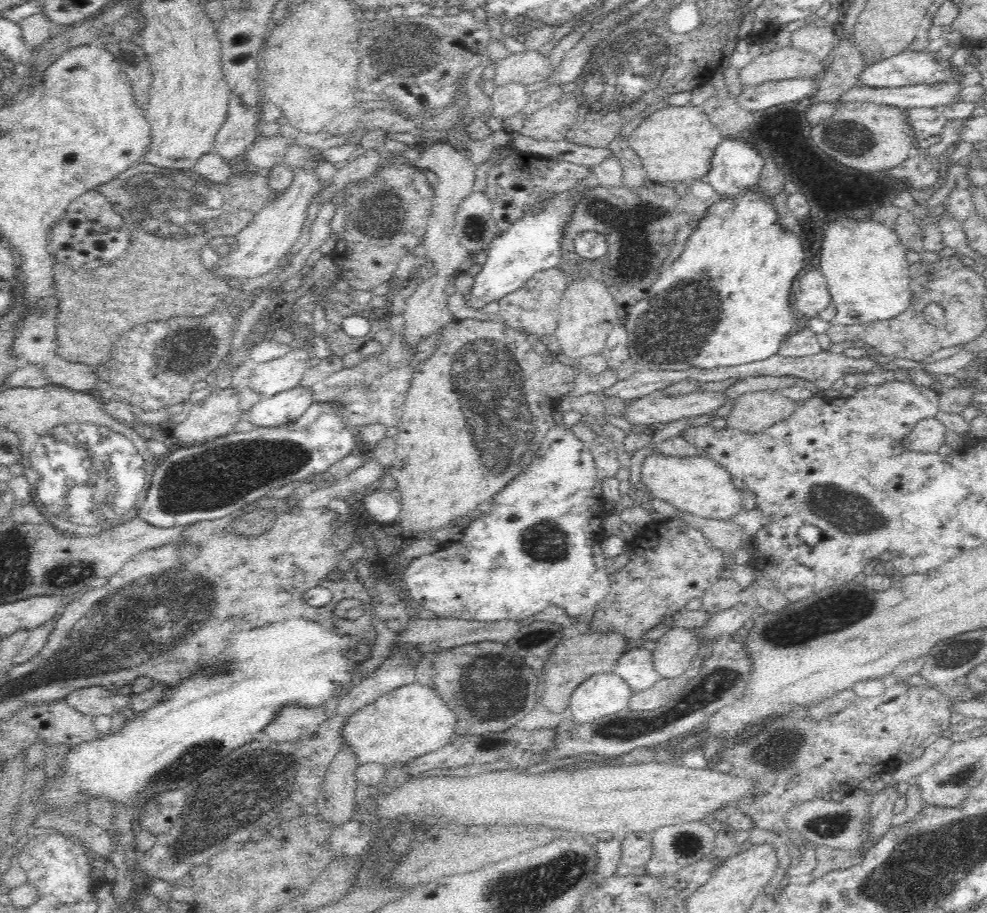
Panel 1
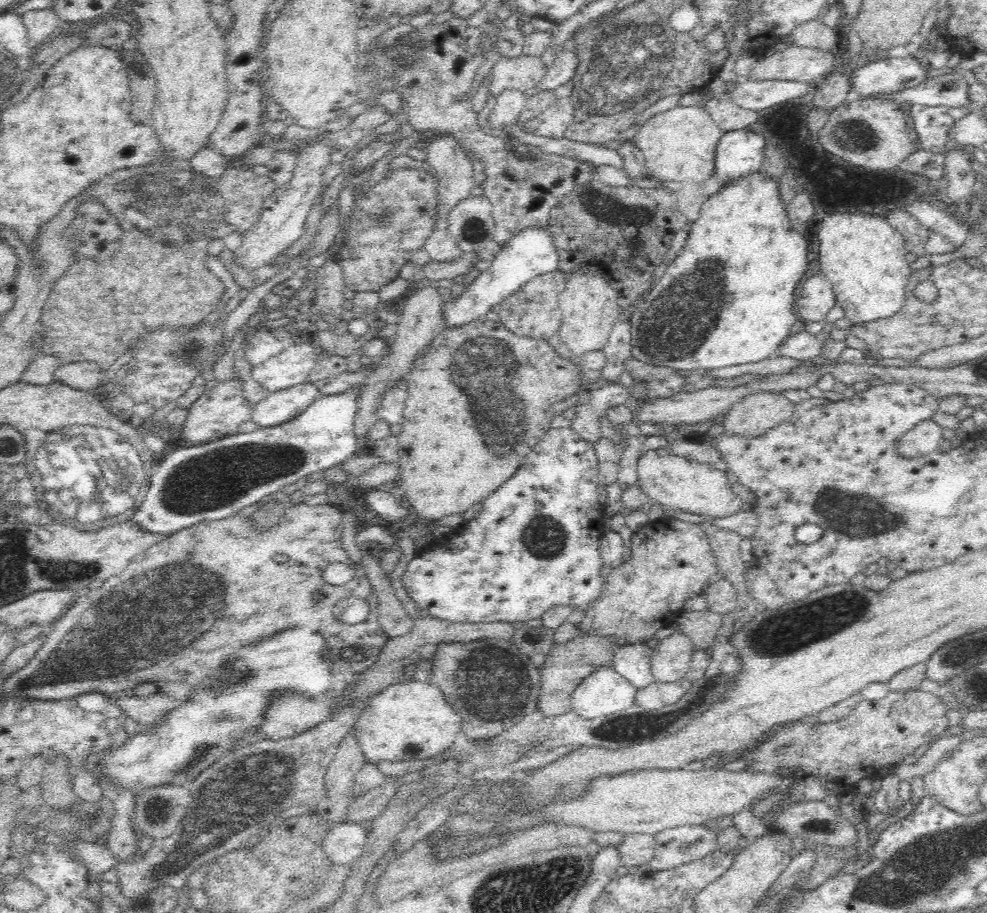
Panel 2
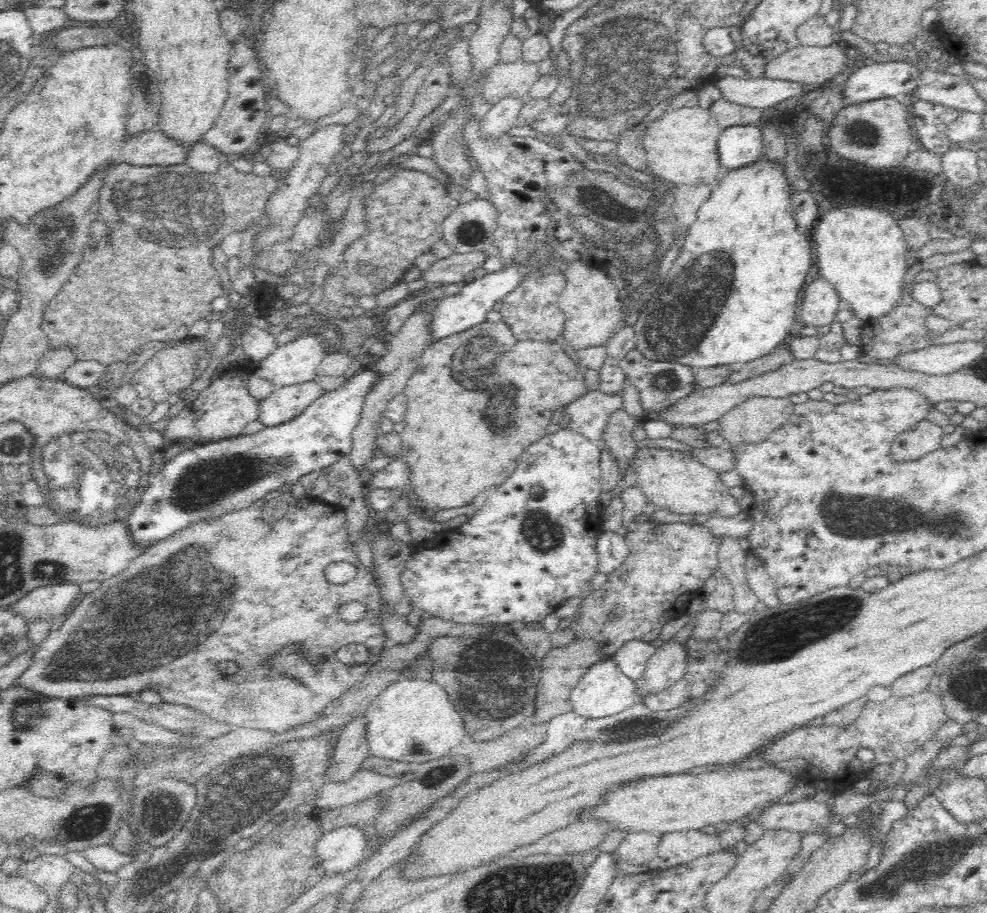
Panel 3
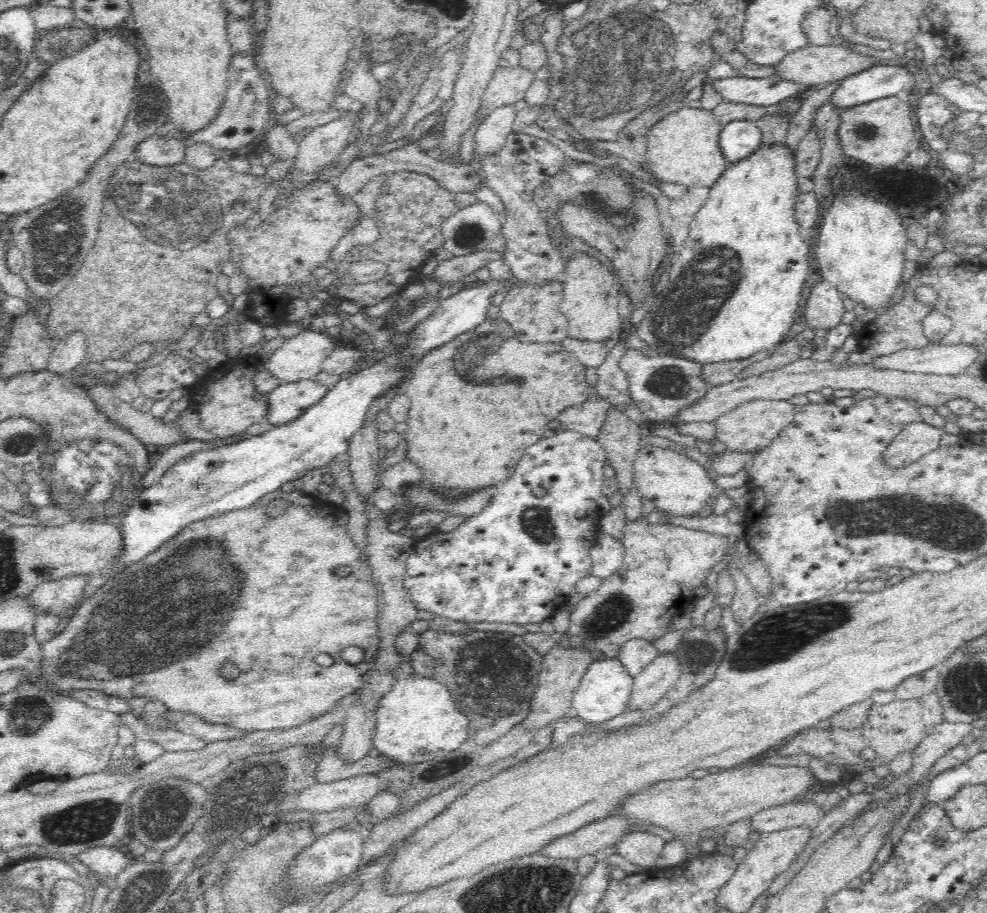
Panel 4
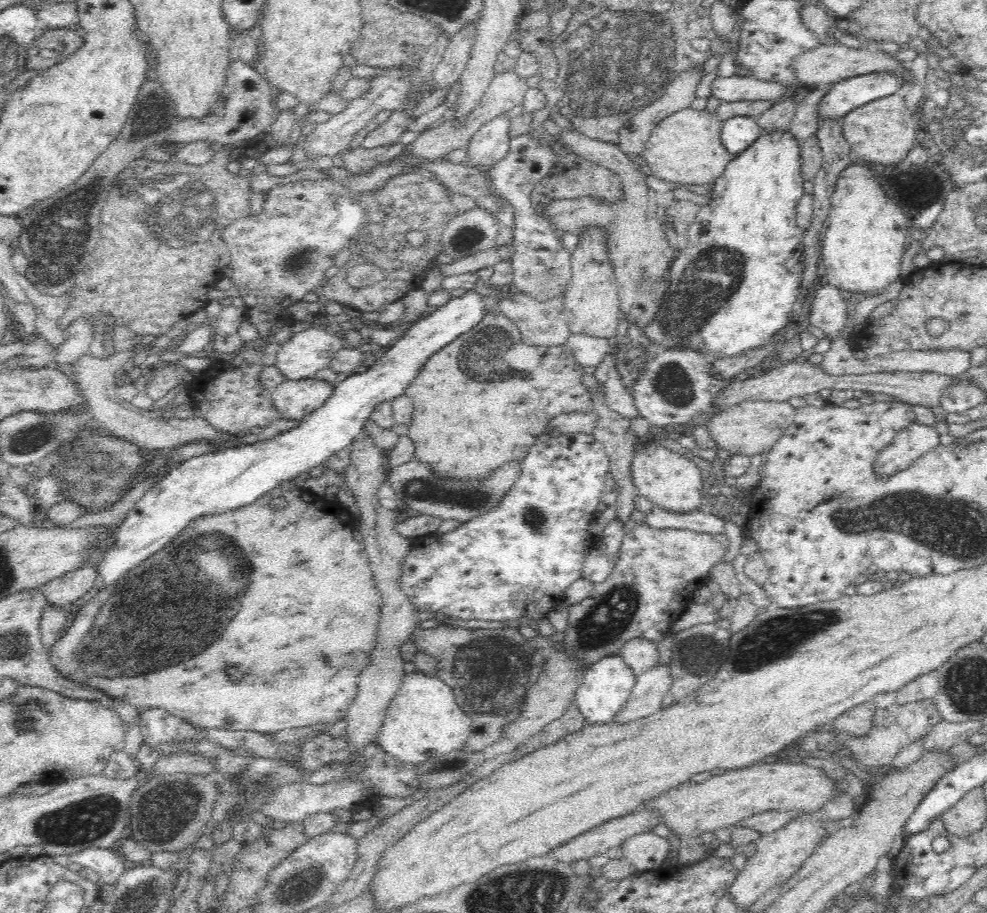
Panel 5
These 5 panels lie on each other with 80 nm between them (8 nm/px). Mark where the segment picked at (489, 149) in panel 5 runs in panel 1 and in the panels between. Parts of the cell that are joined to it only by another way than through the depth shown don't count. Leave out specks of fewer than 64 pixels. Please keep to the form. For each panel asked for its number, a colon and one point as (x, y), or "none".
1: (508, 99)
2: (509, 104)
3: (502, 117)
4: (495, 128)

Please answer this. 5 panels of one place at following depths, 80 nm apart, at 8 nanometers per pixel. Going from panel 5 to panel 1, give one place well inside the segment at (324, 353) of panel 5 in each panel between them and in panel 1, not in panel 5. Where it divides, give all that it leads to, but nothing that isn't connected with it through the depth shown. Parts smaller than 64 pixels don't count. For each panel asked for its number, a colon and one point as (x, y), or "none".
1: (268, 379)
2: (290, 368)
3: (296, 362)
4: (300, 358)

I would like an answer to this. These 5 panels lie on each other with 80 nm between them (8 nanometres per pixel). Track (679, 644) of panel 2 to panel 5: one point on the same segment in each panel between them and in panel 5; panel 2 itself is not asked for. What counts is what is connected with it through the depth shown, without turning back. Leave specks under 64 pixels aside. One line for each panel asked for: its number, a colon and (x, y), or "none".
3: (667, 665)
4: (658, 677)
5: (651, 686)

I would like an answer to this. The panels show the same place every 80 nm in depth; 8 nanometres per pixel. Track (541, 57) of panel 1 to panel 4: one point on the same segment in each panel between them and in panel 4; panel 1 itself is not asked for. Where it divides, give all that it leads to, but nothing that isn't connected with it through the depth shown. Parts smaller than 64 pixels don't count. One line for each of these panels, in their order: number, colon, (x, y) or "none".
2: (521, 73)
3: (516, 78)
4: (508, 85)

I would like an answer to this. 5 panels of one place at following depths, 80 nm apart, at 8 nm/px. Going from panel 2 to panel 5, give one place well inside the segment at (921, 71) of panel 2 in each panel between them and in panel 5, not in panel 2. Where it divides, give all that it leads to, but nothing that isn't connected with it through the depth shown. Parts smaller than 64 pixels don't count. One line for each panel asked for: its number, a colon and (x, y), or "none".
3: (872, 81)
4: (882, 80)
5: (852, 92)

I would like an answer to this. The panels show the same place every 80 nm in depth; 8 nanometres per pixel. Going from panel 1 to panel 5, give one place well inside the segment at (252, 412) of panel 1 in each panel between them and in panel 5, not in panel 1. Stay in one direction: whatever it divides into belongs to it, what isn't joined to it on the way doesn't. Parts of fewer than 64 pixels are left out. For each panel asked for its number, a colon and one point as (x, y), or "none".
2: (279, 407)
3: (286, 403)
4: (287, 402)
5: (293, 399)

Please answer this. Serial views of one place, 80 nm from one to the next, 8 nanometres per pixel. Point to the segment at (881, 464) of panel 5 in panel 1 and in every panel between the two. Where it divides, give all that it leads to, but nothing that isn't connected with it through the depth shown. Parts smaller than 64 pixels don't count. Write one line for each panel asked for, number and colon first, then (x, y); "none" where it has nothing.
1: (928, 435)
2: (925, 438)
3: (923, 439)
4: (918, 438)

